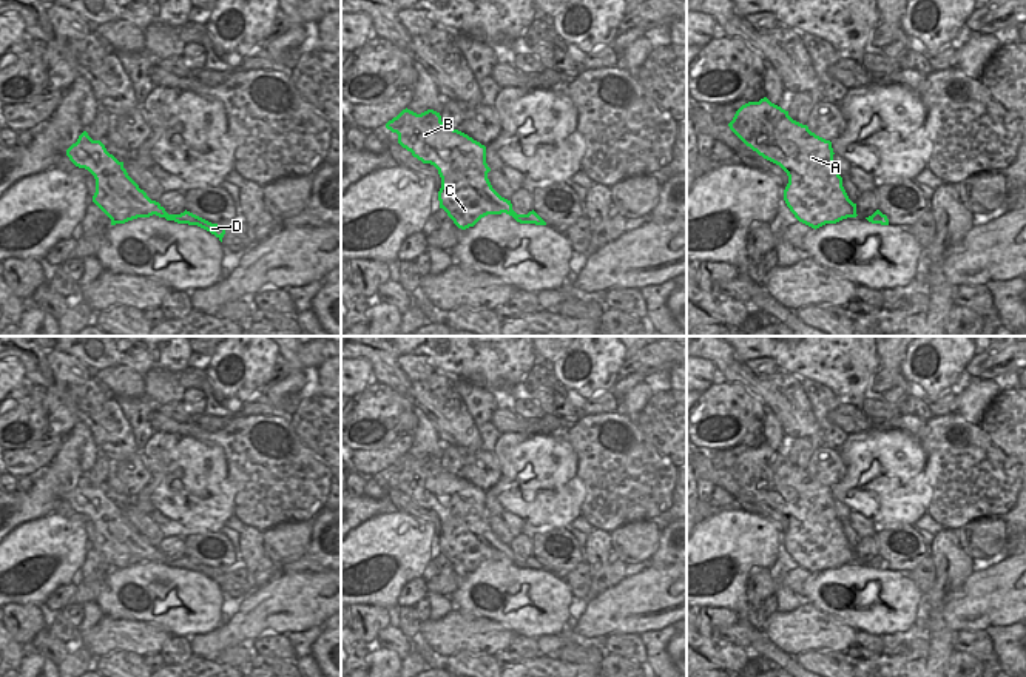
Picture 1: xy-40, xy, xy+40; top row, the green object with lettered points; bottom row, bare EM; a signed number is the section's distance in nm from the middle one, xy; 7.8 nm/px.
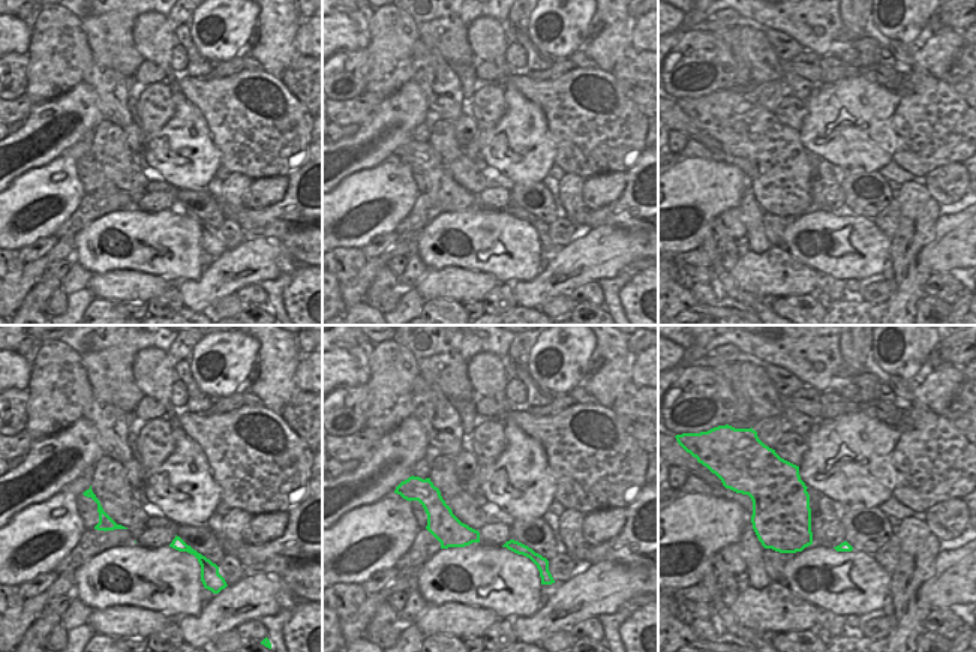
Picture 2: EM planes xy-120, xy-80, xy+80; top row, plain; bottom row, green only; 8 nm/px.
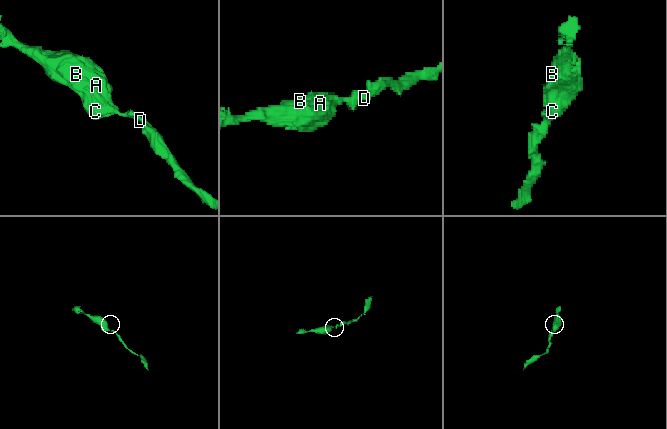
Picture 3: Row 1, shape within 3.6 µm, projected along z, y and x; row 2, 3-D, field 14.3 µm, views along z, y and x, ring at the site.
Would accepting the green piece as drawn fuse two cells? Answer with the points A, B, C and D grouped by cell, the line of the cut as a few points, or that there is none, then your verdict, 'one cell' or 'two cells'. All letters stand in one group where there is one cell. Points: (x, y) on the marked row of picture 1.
groups A B C D; cut none; one cell

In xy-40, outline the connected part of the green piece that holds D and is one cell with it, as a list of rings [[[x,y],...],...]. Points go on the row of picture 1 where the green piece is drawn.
[[[86,131],[66,150],[66,156],[76,167],[85,168],[94,176],[96,193],[93,202],[111,219],[111,225],[156,214],[177,224],[197,225],[222,242],[224,227],[187,210],[181,214],[168,214],[128,176],[123,162],[110,154],[100,140],[93,140]]]

